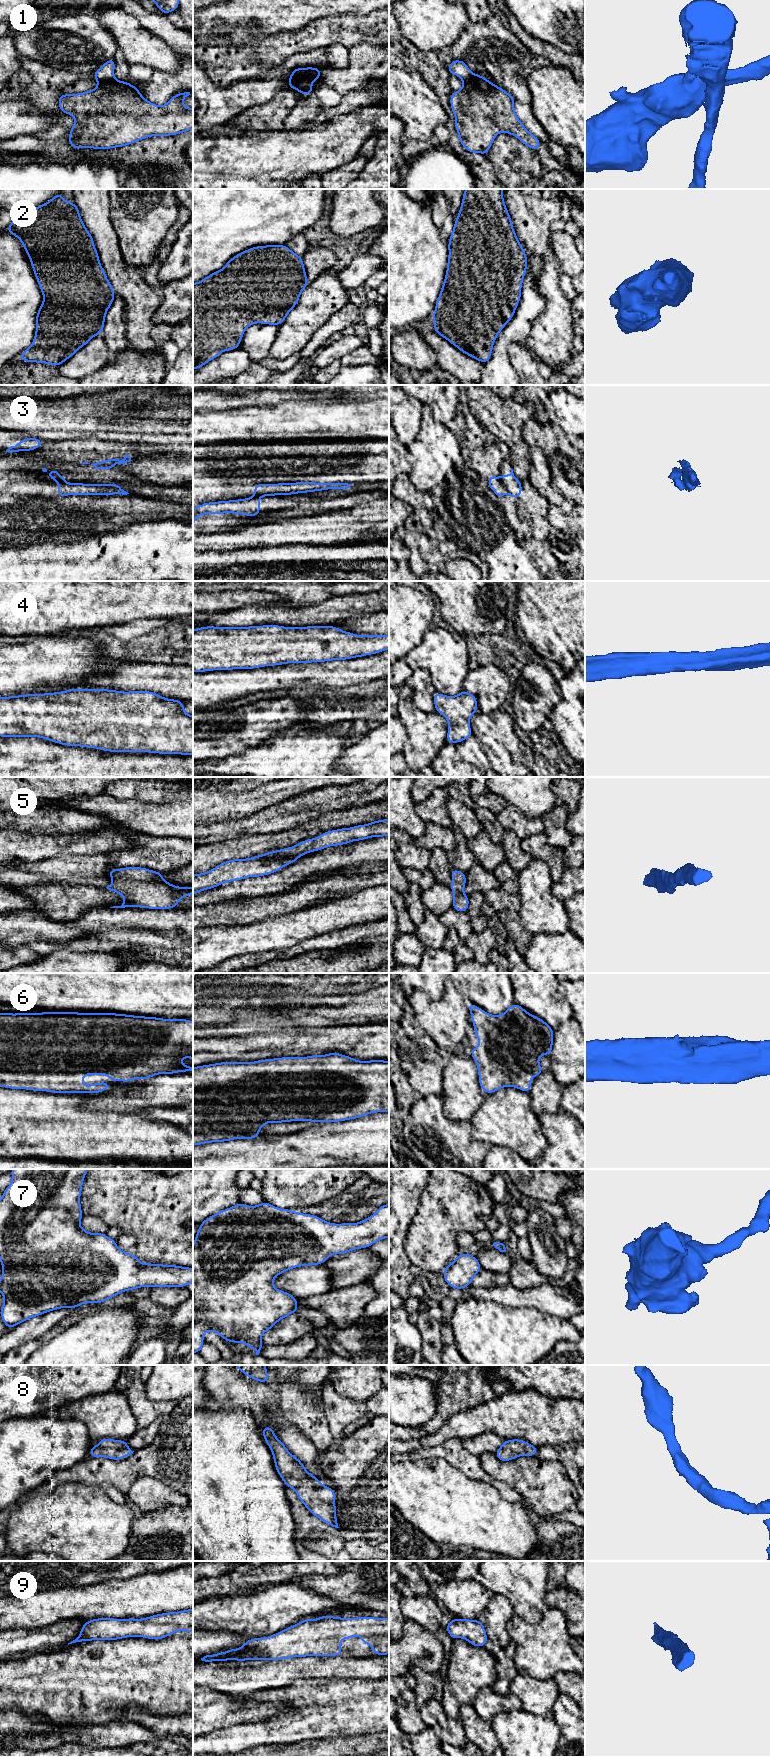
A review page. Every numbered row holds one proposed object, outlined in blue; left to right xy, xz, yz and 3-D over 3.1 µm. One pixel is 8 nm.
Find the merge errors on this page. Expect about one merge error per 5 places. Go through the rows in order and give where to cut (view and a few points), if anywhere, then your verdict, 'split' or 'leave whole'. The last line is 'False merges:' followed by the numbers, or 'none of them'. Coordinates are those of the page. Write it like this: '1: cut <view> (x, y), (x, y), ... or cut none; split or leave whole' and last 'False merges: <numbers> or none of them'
1: cut xy (113, 78), (99, 82); split
2: cut none; leave whole
3: cut yz (499, 478), (508, 492); split
4: cut none; leave whole
5: cut none; leave whole
6: cut none; leave whole
7: cut none; leave whole
8: cut none; leave whole
9: cut none; leave whole
False merges: 1, 3

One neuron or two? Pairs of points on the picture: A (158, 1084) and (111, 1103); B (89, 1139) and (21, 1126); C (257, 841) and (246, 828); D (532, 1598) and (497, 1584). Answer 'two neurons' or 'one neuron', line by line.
A: one neuron
B: one neuron
C: two neurons
D: one neuron

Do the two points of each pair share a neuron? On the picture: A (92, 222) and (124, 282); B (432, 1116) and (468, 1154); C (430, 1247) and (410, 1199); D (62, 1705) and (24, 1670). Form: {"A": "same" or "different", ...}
{"A": "same", "B": "same", "C": "different", "D": "same"}

